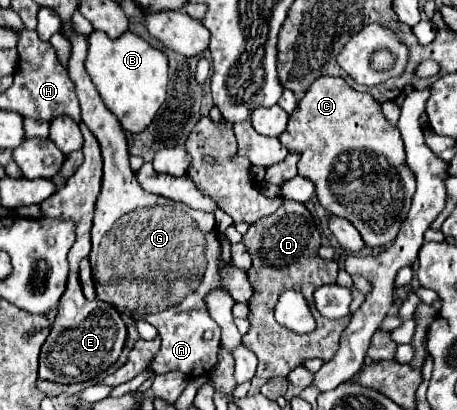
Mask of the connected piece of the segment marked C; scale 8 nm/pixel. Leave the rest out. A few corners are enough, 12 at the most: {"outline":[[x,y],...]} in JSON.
{"outline":[[319,77],[279,141],[367,247],[415,175],[369,93]]}

